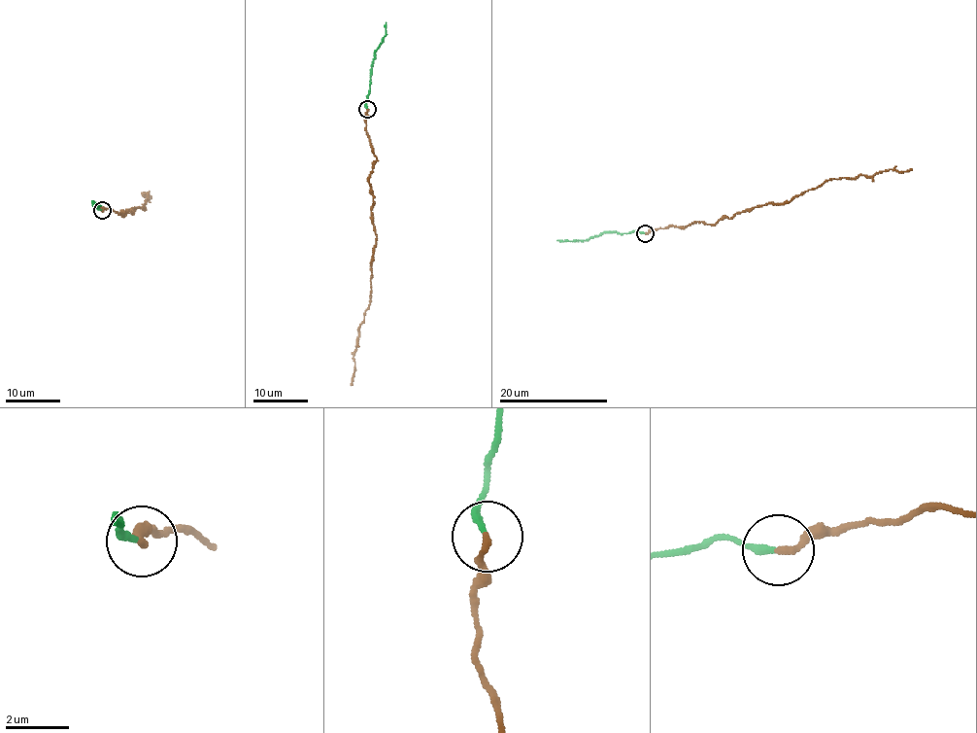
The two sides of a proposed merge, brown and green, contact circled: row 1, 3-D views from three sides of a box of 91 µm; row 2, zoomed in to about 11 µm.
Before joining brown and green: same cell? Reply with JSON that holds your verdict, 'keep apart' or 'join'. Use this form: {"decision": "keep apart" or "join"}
{"decision": "join"}

